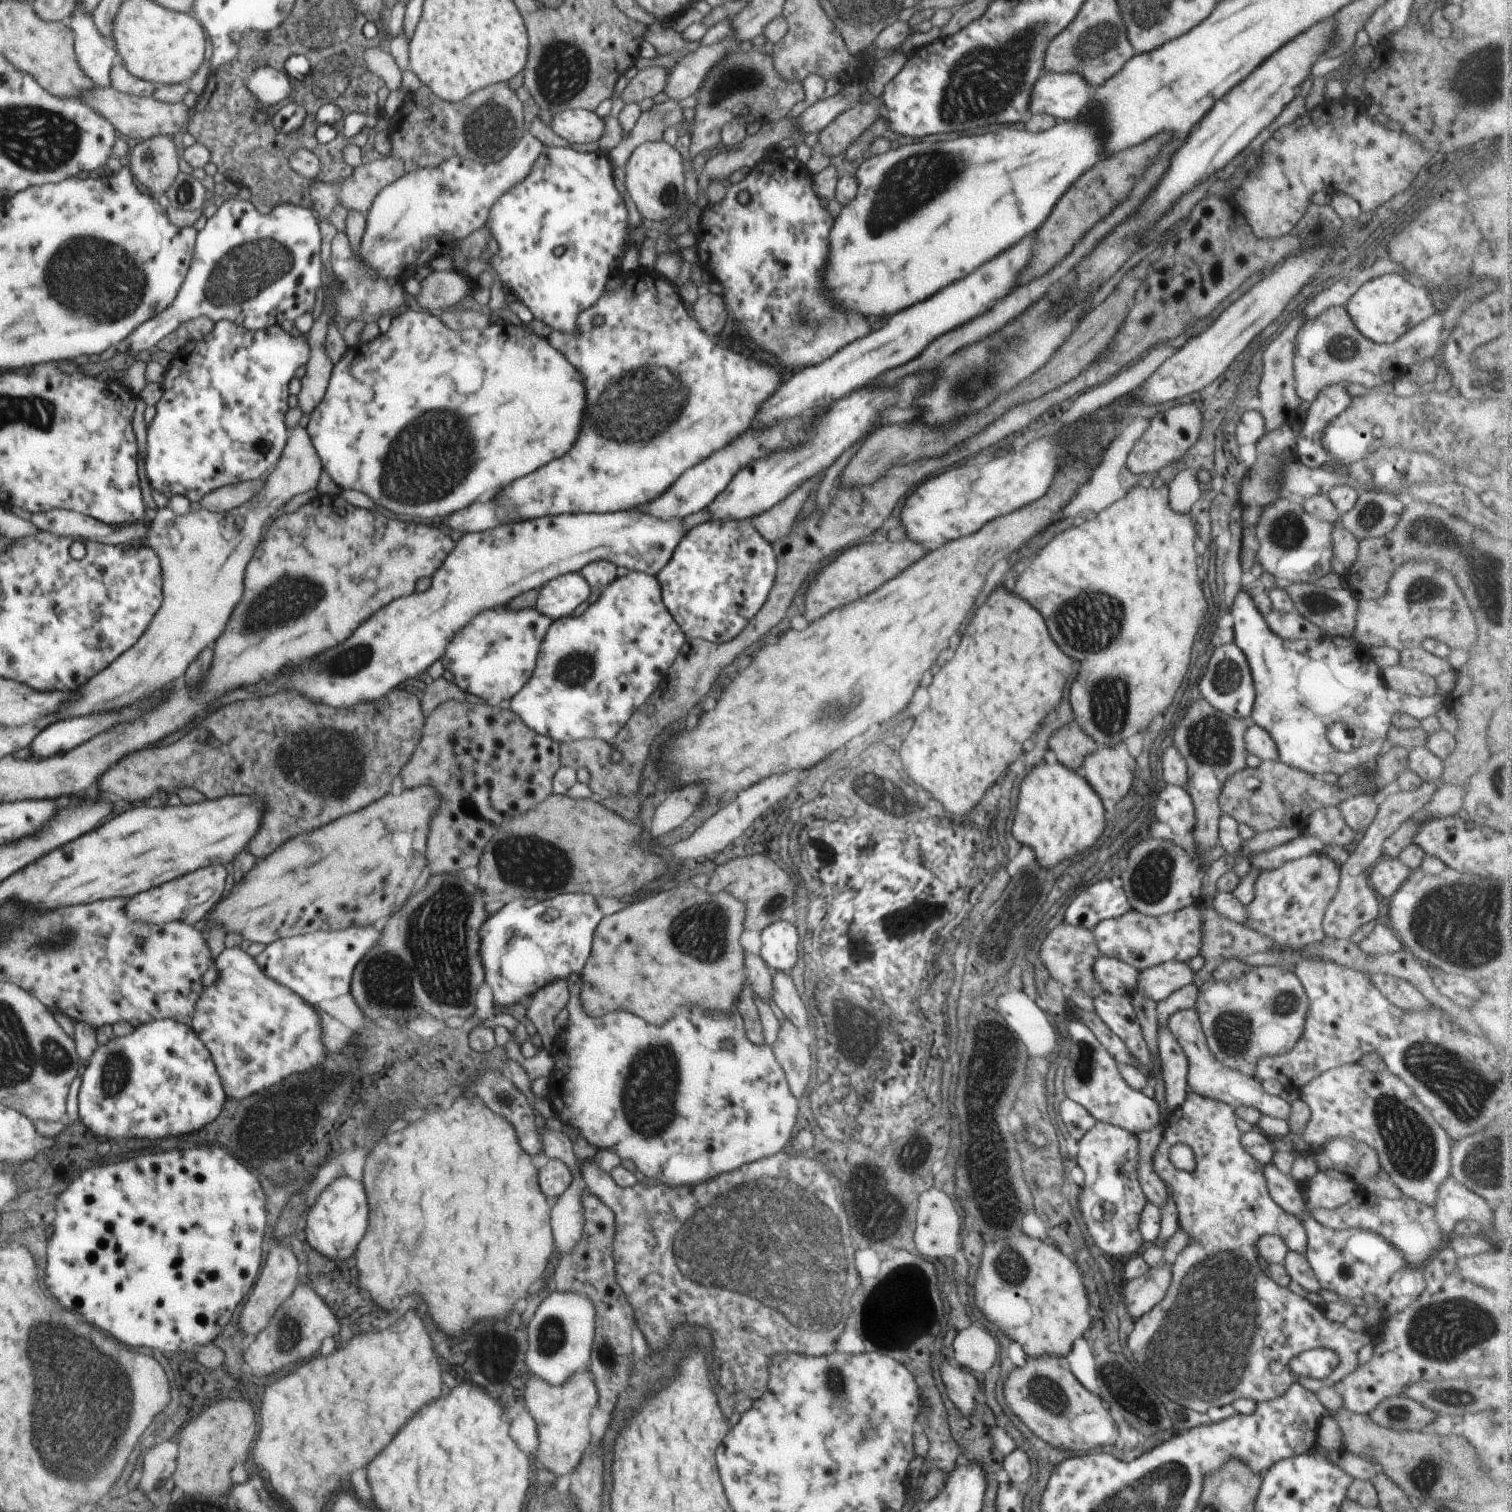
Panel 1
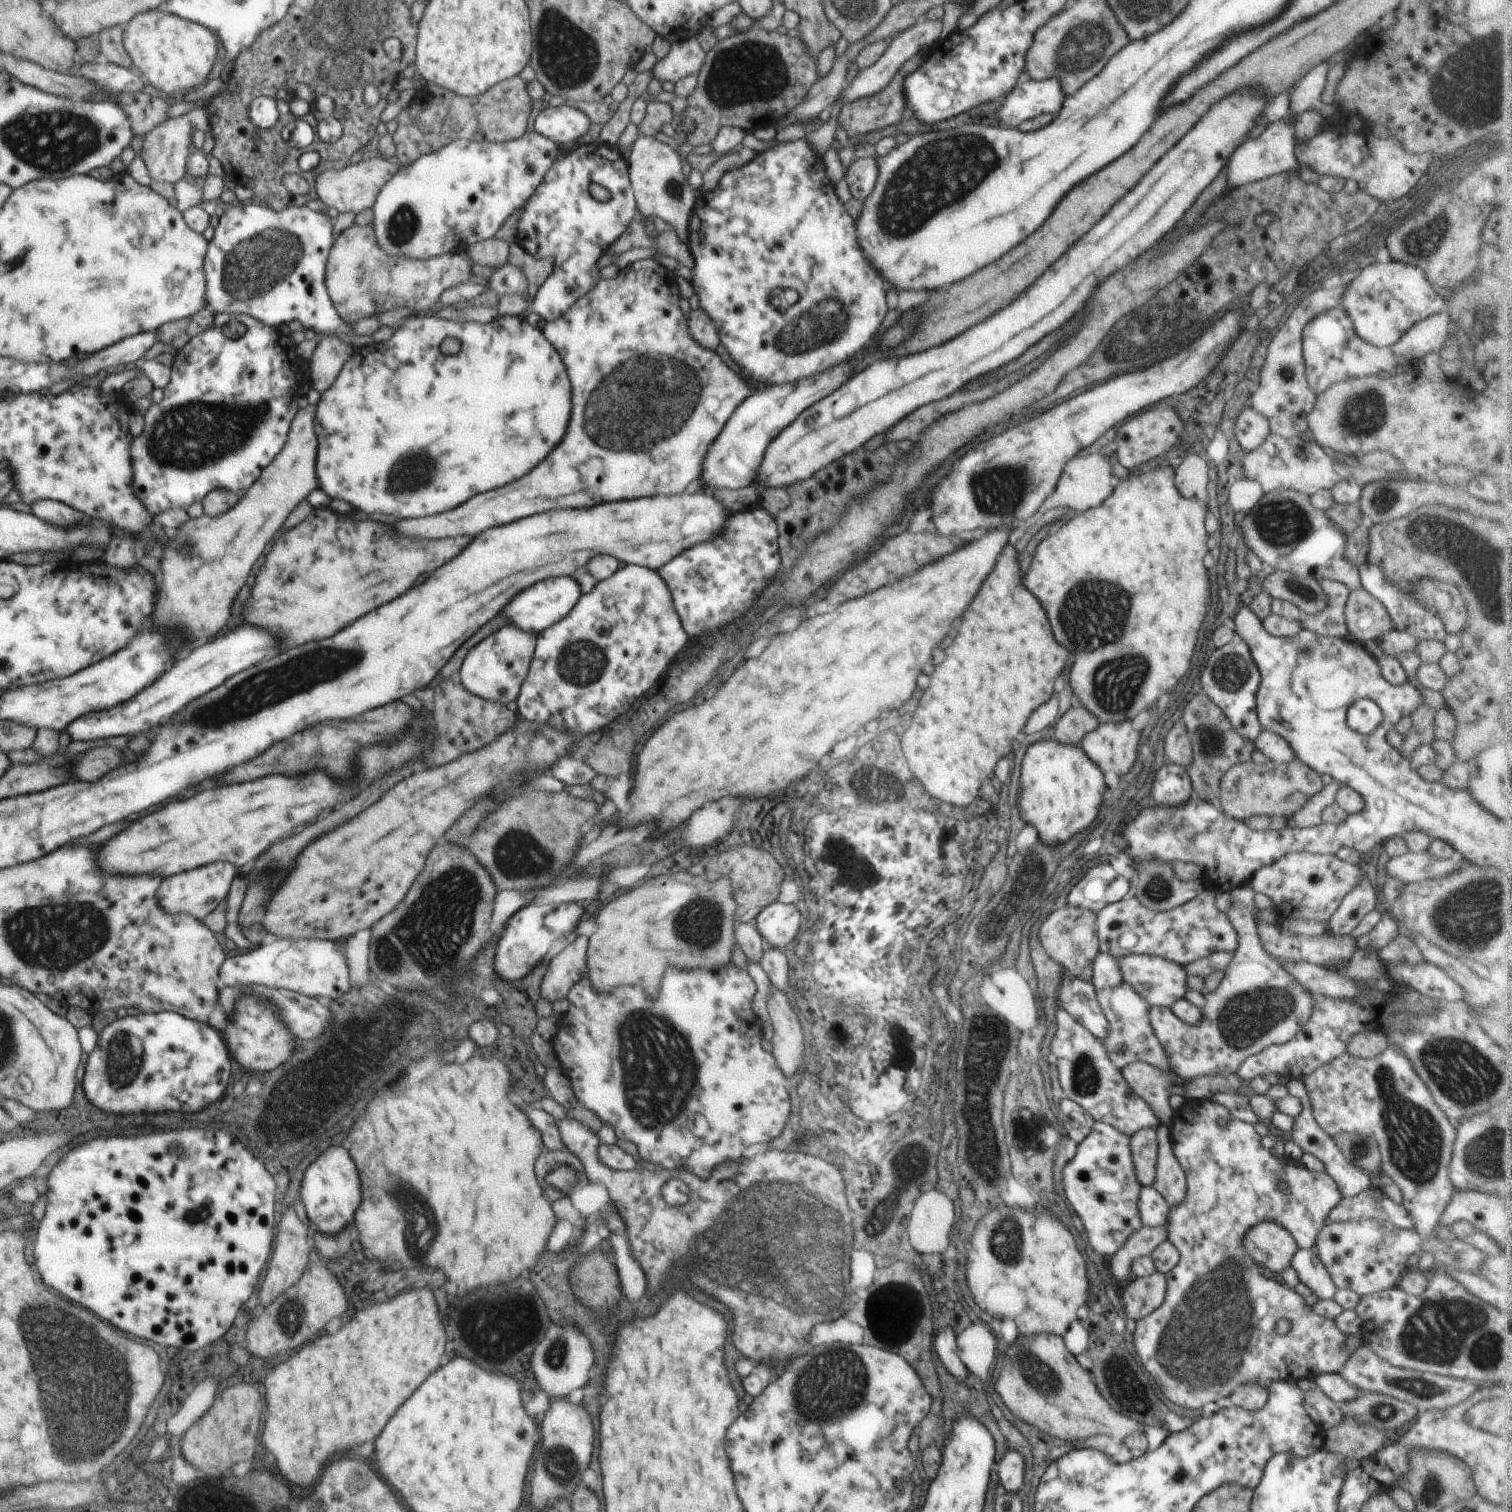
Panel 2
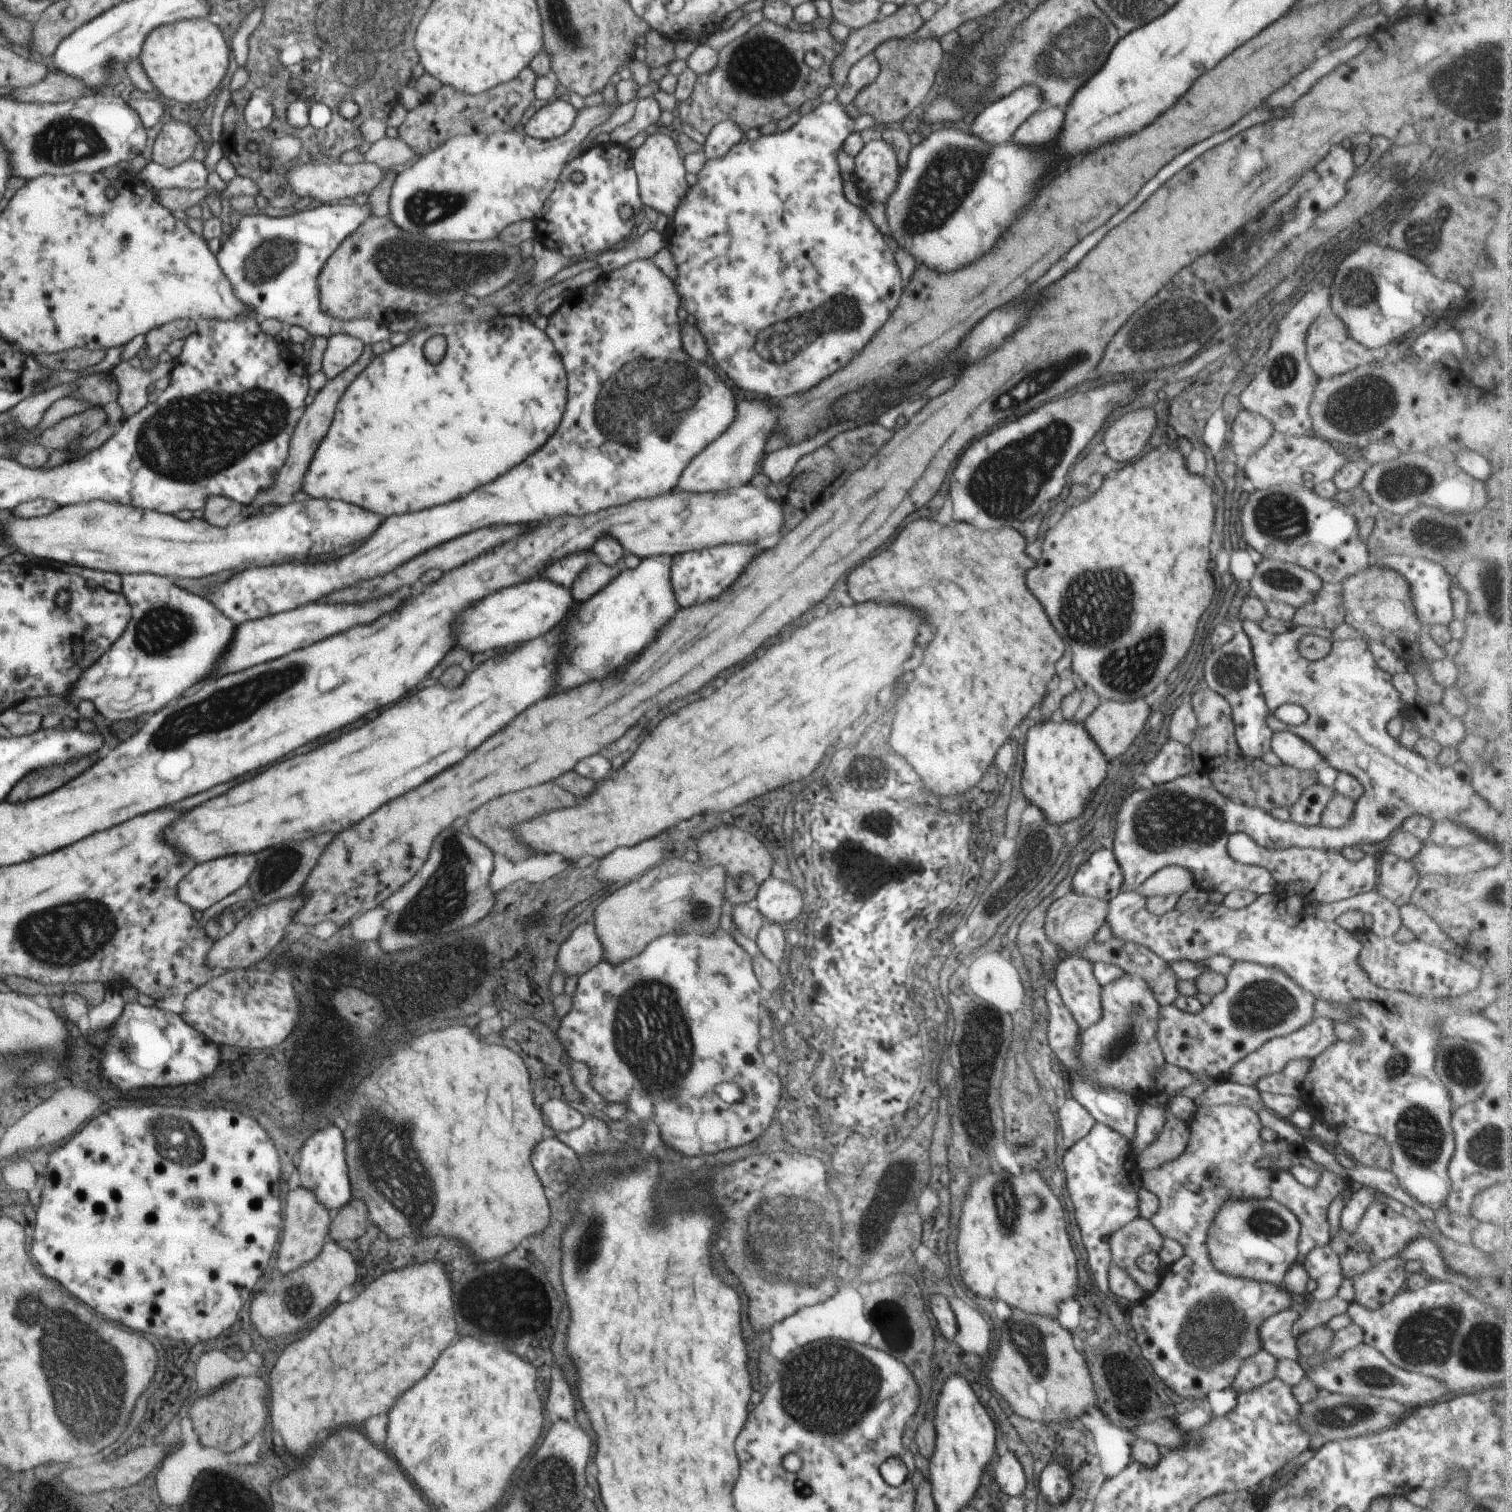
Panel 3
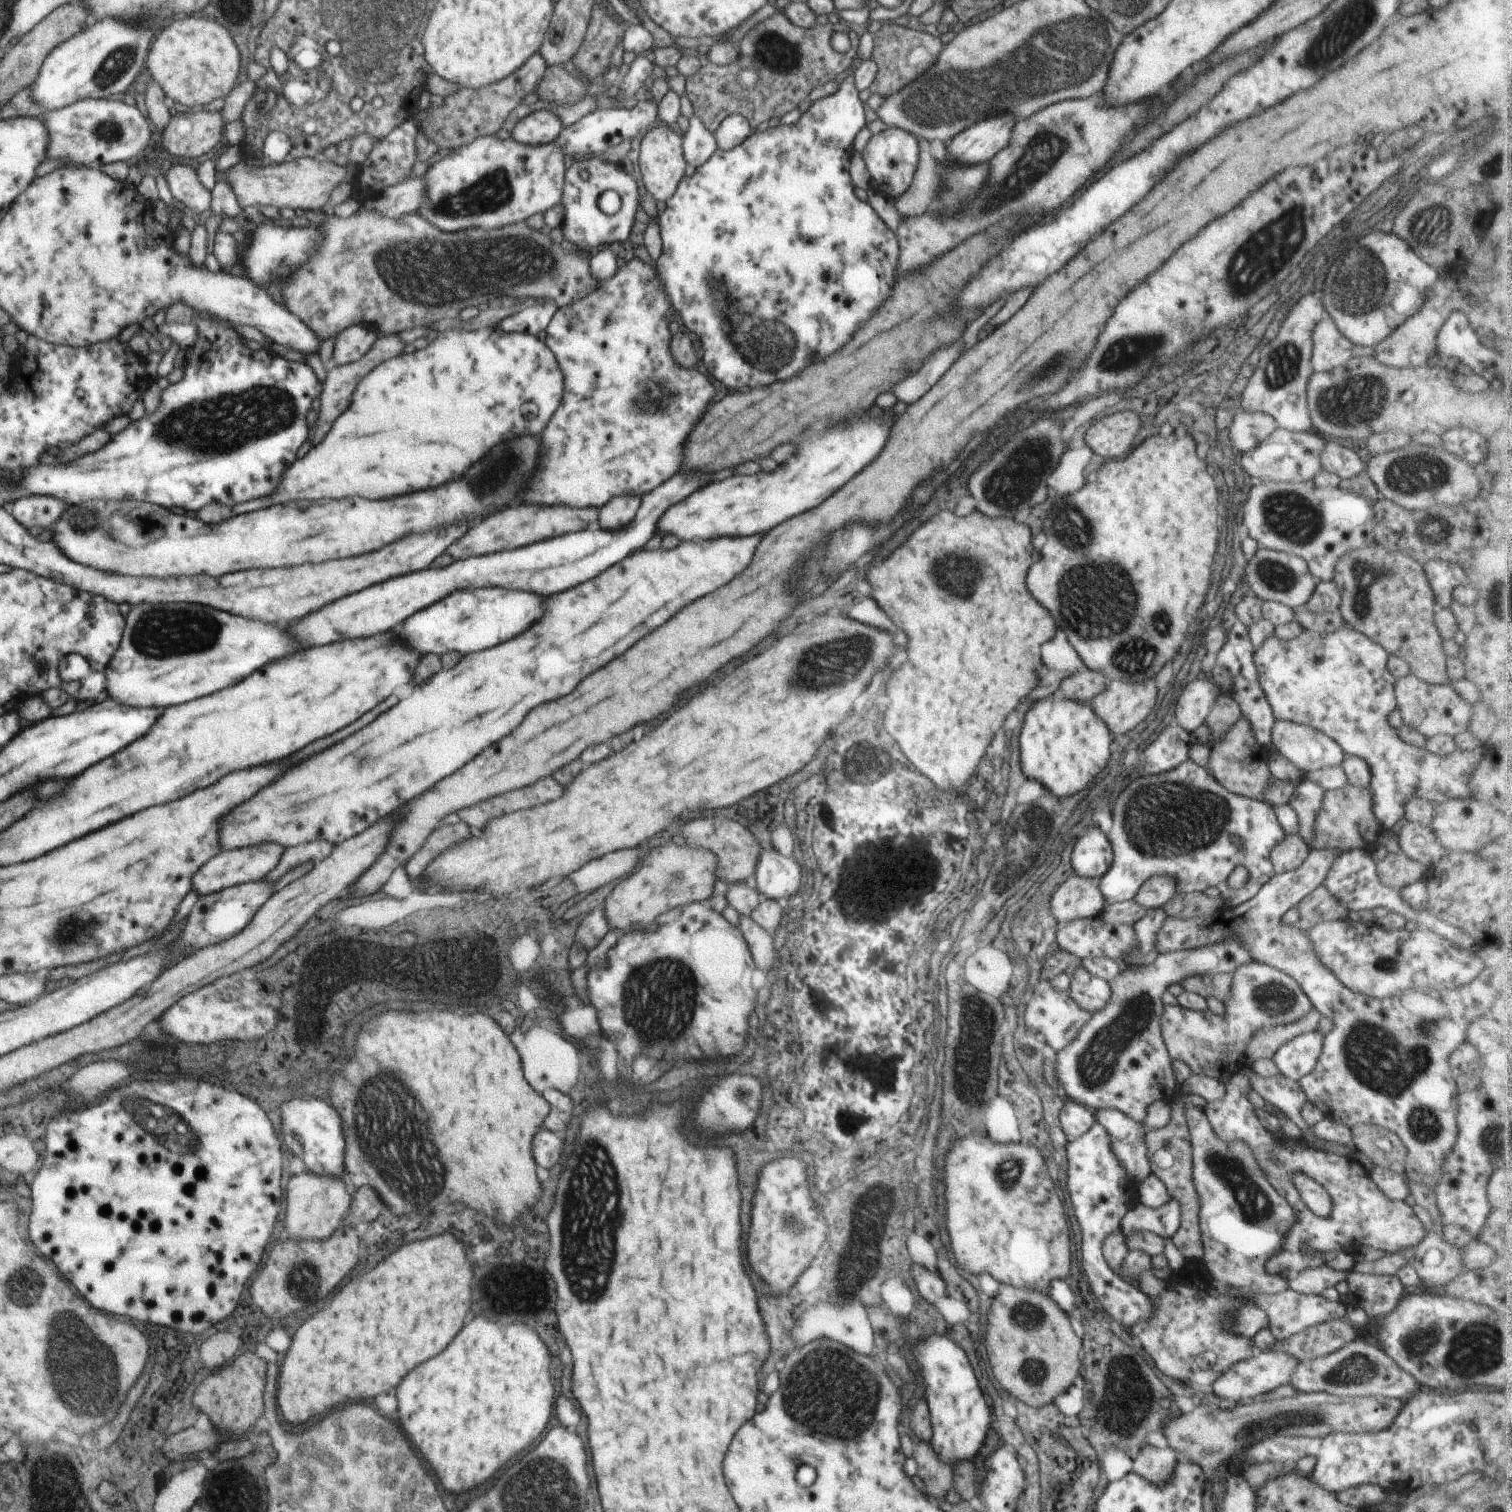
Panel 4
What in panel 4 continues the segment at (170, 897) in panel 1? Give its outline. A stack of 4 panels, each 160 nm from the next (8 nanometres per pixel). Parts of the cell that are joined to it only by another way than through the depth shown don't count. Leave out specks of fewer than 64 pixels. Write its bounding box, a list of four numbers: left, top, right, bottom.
[194,844,282,897]

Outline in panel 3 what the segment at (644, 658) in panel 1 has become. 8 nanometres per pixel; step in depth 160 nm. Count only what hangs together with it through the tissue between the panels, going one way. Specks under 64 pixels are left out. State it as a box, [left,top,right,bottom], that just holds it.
[558,555,676,694]

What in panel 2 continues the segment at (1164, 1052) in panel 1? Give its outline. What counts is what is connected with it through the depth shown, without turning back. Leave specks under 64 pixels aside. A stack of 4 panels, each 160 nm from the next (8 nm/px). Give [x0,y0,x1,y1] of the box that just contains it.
[1149,882,1313,1081]

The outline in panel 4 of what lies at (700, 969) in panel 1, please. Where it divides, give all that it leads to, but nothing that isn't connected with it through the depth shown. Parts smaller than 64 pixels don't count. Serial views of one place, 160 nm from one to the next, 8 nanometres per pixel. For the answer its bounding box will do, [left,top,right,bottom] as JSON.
[602,844,717,934]

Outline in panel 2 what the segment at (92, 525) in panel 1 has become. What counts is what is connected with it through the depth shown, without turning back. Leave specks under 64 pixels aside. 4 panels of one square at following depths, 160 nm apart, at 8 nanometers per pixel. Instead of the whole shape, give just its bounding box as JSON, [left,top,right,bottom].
[30,500,85,527]

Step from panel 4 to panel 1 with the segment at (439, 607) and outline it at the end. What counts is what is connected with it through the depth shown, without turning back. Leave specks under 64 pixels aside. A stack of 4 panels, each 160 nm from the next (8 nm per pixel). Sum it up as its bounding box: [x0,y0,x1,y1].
[534,573,594,621]

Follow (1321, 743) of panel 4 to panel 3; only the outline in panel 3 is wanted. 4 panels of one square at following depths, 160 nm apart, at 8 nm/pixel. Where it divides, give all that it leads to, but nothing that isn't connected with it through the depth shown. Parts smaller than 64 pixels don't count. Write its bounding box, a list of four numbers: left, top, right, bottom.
[1271,730,1325,770]

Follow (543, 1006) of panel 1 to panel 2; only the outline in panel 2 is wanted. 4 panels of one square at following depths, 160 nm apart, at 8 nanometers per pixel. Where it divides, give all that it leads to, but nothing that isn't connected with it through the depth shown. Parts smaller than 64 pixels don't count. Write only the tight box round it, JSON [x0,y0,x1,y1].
[539,935,589,1002]

